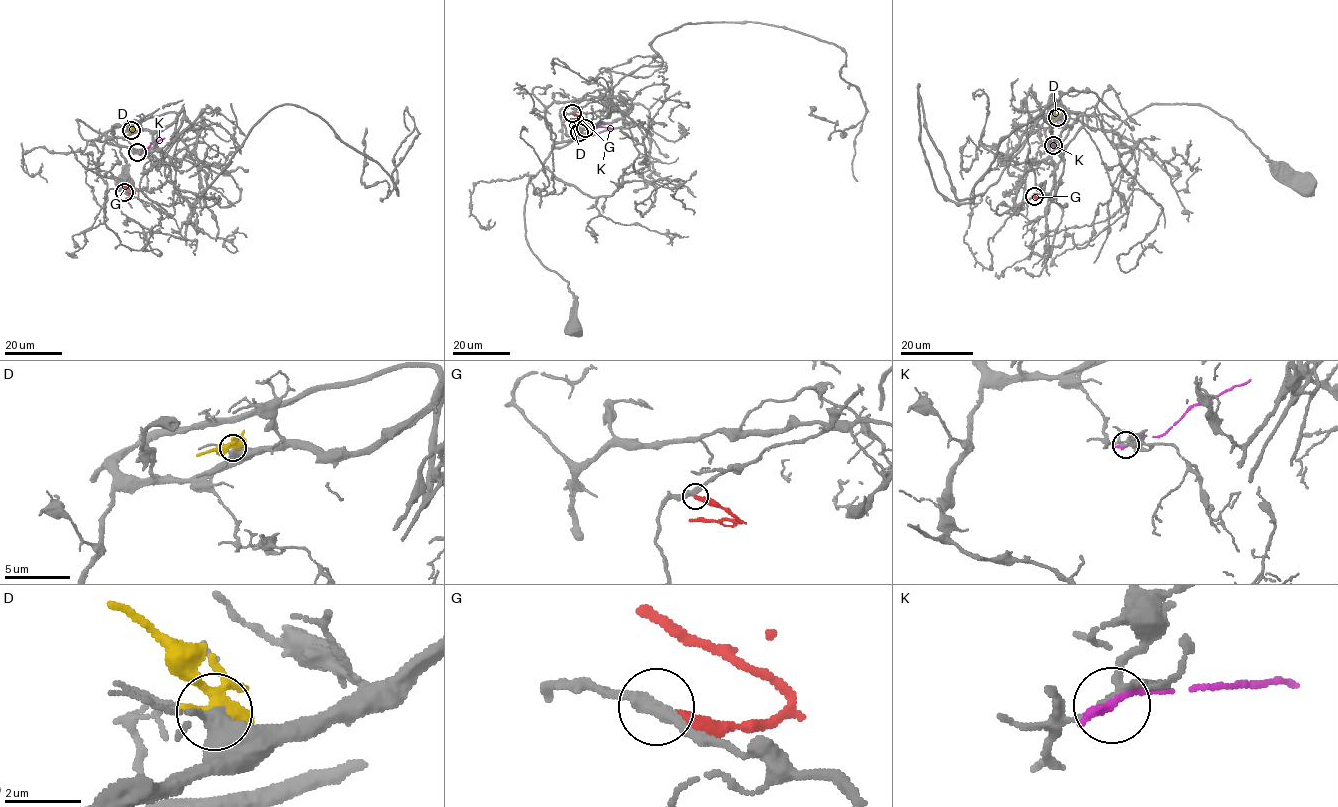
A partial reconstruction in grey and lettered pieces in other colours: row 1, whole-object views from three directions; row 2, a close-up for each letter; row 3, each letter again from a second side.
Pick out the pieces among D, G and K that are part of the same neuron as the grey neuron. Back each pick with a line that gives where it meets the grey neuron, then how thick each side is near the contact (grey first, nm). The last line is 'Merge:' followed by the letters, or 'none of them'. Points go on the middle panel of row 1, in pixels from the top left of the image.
Merge: none of them

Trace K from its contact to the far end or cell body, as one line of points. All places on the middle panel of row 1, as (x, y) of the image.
K: (585, 128), (602, 126), (612, 129)

